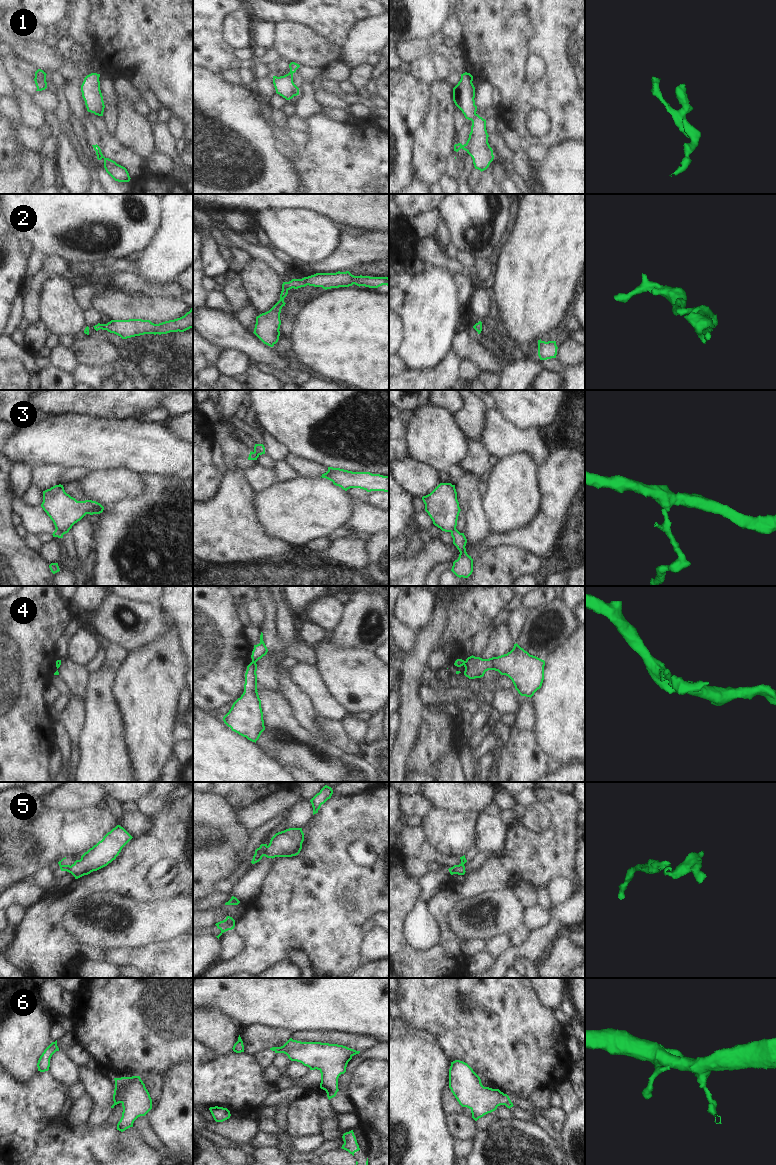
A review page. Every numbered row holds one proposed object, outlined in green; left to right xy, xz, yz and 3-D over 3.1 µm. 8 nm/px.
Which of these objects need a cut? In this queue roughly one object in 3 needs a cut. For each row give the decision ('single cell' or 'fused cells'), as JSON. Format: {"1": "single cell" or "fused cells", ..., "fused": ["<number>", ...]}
{"1": "fused cells", "2": "single cell", "3": "fused cells", "4": "fused cells", "5": "fused cells", "6": "single cell", "fused": ["1", "3", "4", "5"]}

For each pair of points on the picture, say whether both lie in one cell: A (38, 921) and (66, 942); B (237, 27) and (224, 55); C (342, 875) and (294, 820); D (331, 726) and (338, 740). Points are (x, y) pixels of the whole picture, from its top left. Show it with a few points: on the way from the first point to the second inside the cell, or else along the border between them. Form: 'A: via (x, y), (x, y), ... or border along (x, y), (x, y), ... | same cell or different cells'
A: via (45, 928), (59, 942) | same cell
B: border along (224, 21), (224, 40), (234, 50) | different cells
C: border along (313, 815), (301, 827) | different cells
D: via (331, 729), (338, 737) | same cell

